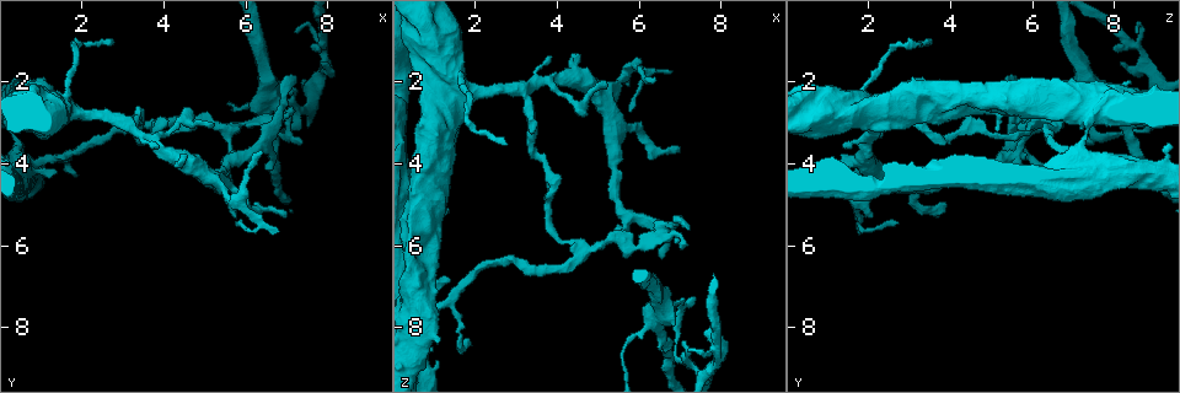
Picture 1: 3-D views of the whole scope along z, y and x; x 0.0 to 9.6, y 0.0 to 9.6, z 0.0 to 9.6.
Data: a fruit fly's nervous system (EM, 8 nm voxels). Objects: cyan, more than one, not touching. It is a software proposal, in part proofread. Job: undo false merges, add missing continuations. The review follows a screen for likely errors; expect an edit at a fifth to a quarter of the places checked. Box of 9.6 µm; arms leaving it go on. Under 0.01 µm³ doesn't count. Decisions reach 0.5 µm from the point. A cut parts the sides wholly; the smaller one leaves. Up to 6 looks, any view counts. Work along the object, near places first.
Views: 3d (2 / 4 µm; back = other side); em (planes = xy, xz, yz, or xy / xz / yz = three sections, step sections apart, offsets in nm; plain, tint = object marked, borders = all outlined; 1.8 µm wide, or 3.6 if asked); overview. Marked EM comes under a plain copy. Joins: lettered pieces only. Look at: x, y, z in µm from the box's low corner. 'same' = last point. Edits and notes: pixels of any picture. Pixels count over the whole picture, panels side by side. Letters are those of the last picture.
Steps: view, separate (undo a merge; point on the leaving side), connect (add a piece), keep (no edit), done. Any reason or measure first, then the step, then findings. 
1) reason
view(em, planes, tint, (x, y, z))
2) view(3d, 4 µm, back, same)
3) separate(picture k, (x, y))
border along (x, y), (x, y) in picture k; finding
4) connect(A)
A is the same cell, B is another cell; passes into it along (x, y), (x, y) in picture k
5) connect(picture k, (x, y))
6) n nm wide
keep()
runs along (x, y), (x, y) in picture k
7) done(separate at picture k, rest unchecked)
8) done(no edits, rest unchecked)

thin end
view(3d, 4 µm, (6.40, 3.75, 1.95))

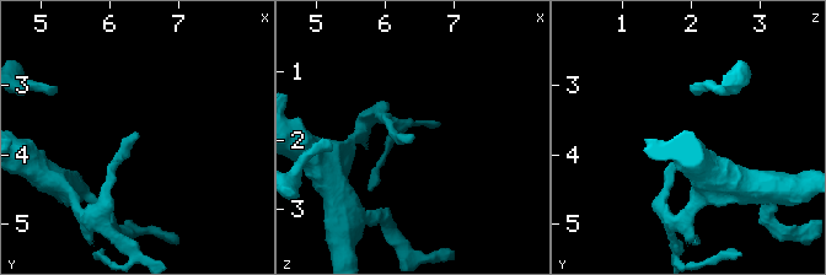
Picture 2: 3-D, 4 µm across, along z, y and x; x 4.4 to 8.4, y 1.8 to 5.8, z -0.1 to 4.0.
need the tissue
view(em, planes, tint, (6.40, 3.75, 1.90))

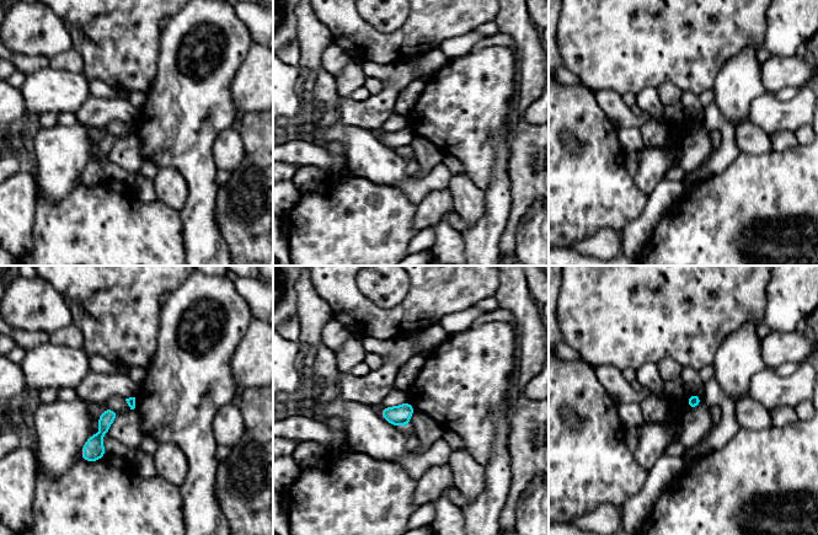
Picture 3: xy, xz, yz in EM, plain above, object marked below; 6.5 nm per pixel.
view(em, planes, borders, same)

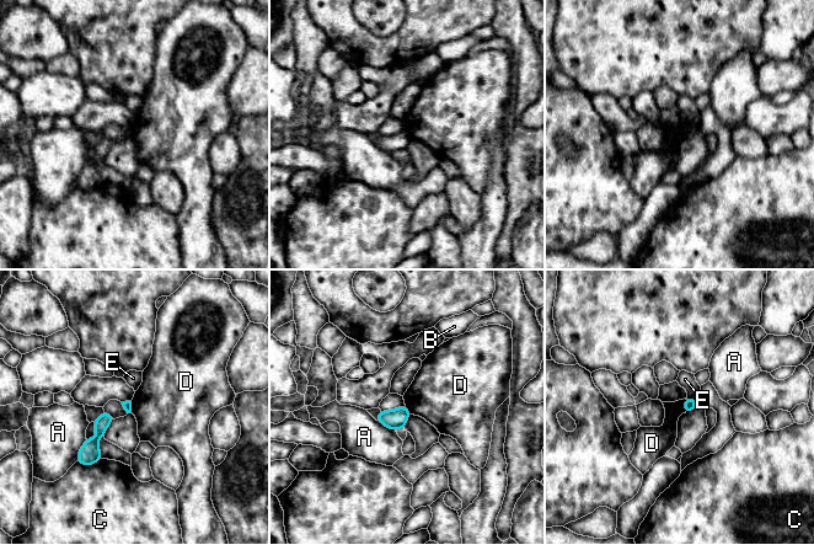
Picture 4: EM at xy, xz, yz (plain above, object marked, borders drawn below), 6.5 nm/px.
keep()
A, B, C, D and E are other cells; no lettered piece goes on from it

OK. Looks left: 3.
sharp bend
view(em, 3.6 µm, planes, borders, (6.60, 3.10, 5.65))

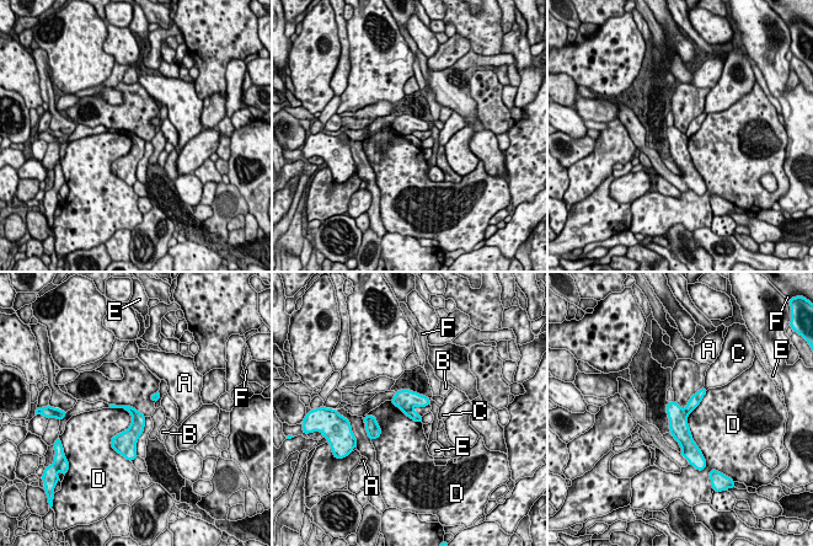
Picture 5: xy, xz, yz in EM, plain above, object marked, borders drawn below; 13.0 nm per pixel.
190 nm wide
separate(picture 5, (111, 405))
A, B, C, D, E and F are other cells; two neurons meet here

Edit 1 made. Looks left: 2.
done(separate at picture 5, rest unchecked)

